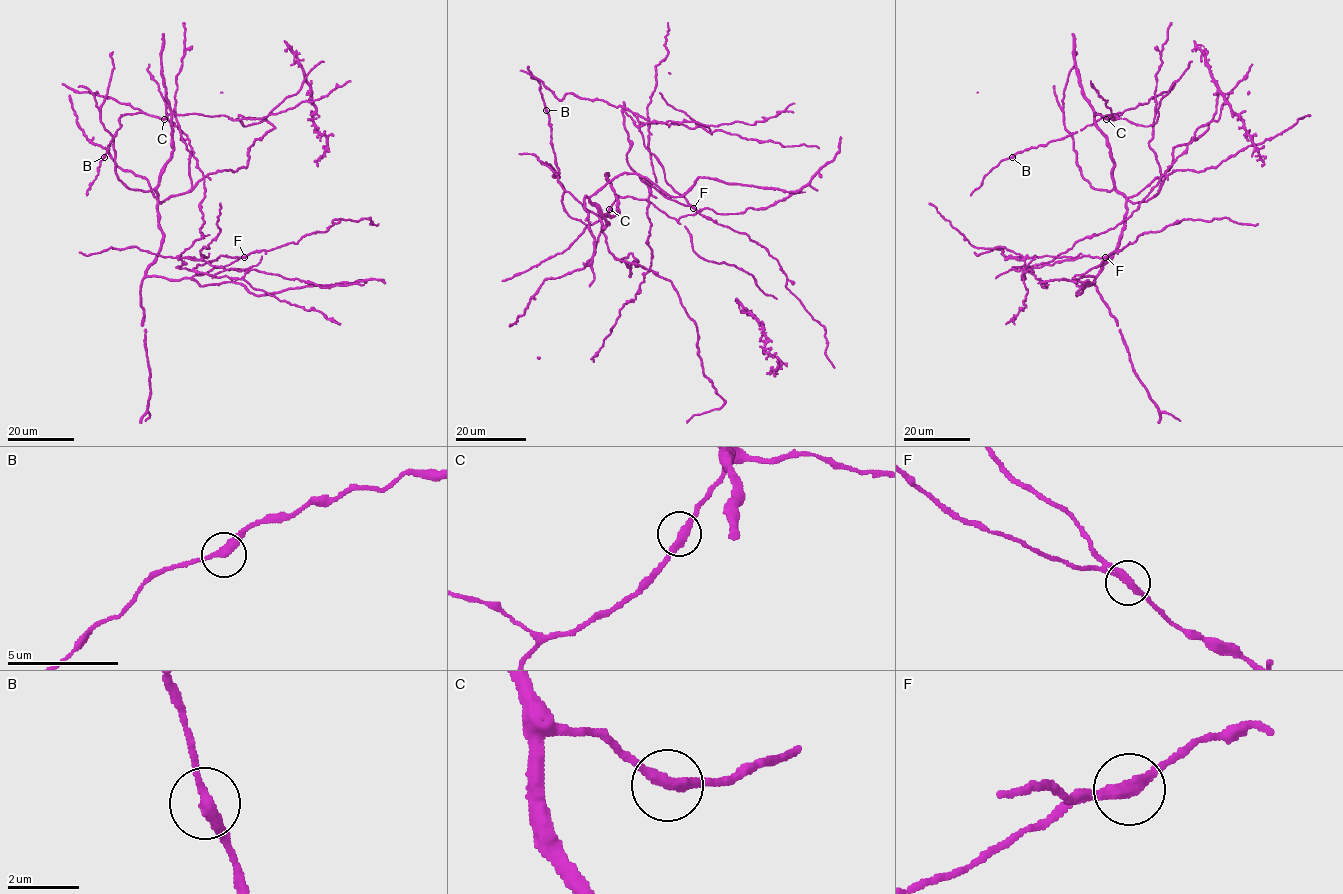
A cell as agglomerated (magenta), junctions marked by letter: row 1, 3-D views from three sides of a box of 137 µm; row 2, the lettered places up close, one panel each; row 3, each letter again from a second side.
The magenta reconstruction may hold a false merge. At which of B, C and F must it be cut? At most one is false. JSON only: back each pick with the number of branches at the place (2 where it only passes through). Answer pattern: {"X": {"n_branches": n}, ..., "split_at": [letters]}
{"F": {"n_branches": 2}, "split_at": ["F"]}

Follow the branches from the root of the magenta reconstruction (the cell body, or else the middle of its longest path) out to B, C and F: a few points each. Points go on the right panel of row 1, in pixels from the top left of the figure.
B: (1081, 277), (1095, 276), (1114, 252), (1126, 199), (1114, 189), (1094, 189), (1083, 177), (1071, 134), (1012, 157)
C: (1081, 277), (1097, 274), (1125, 223), (1126, 199), (1116, 189), (1107, 136), (1095, 115), (1106, 119)
F: (1081, 277), (1072, 279), (1097, 267), (1105, 257)

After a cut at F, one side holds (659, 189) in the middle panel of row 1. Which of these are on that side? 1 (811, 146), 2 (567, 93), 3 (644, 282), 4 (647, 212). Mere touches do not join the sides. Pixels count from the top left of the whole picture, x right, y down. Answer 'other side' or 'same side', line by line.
1: other side
2: other side
3: other side
4: other side

